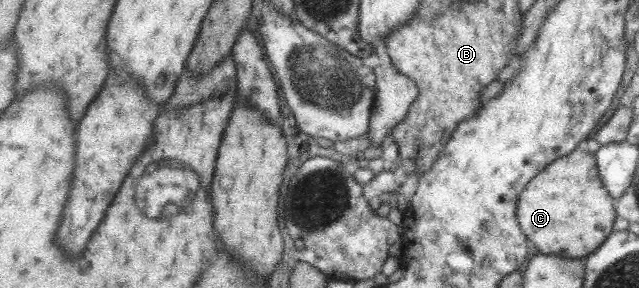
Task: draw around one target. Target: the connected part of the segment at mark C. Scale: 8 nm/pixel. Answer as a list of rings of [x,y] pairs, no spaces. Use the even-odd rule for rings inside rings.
[[[575,148],[566,155],[567,156],[561,156],[560,158],[553,160],[553,162],[547,165],[541,172],[538,172],[525,185],[525,188],[523,188],[518,194],[518,201],[516,202],[516,217],[520,231],[526,236],[527,240],[533,242],[535,248],[540,253],[582,260],[590,252],[593,252],[603,240],[605,240],[605,237],[611,232],[611,226],[613,226],[613,221],[617,214],[614,212],[614,198],[611,198],[609,193],[603,188],[600,176],[598,175],[598,170],[595,166],[594,153]]]

